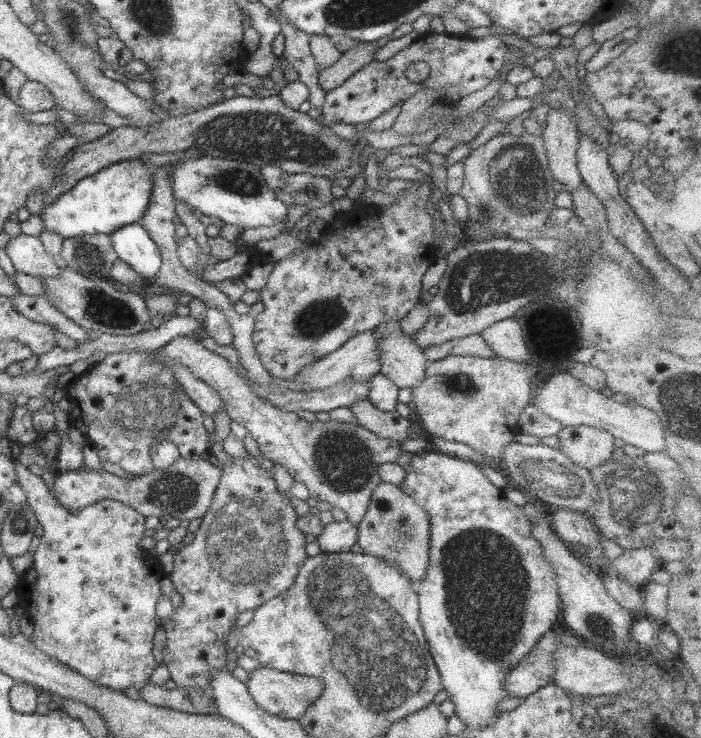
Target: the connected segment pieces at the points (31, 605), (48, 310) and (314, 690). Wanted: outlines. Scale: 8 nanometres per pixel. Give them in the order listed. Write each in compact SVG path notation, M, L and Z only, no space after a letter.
M17 458L12 462L27 505L42 526L33 561L21 573L15 588L17 606L33 622L33 646L101 687L121 692L126 688L144 688L156 667L151 655L153 634L159 619L155 615L155 602L162 595L159 580L167 576L156 558L139 547L145 517L123 503L105 499L79 508L77 514L70 514L53 500L45 477L33 475Z
M17 294L9 300L17 314L59 330L65 336L75 340L76 346L89 340L87 330L57 311L45 297Z
M261 666L248 673L248 679L245 681L244 686L257 707L261 707L262 710L272 716L282 717L287 720L296 720L322 694L321 679L317 679L317 677L279 672Z

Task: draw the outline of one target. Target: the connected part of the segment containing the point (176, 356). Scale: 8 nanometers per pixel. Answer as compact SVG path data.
M189 337L172 338L156 352L188 368L193 376L213 388L221 397L230 420L246 428L267 460L285 468L293 481L304 484L311 499L343 510L346 521L351 524L357 525L362 519L373 490L381 482L377 474L378 466L396 462L403 453L399 441L375 436L359 424L333 420L307 422L297 417L294 411L284 411L263 401L249 391L225 358L209 353L200 342L194 342Z

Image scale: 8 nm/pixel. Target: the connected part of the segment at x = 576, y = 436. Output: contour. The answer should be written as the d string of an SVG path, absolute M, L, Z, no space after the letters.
M585 425L562 427L556 434L557 449L581 468L593 470L611 457L613 435L598 428Z

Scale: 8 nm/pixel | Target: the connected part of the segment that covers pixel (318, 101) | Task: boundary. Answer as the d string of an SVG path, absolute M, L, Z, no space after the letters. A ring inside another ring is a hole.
M279 19L279 26L284 36L283 52L281 56L296 72L299 81L308 88L308 101L311 108L319 108L324 103L326 92L319 87L317 76L320 68L315 64L315 59L309 48L309 35L297 30L289 21Z

